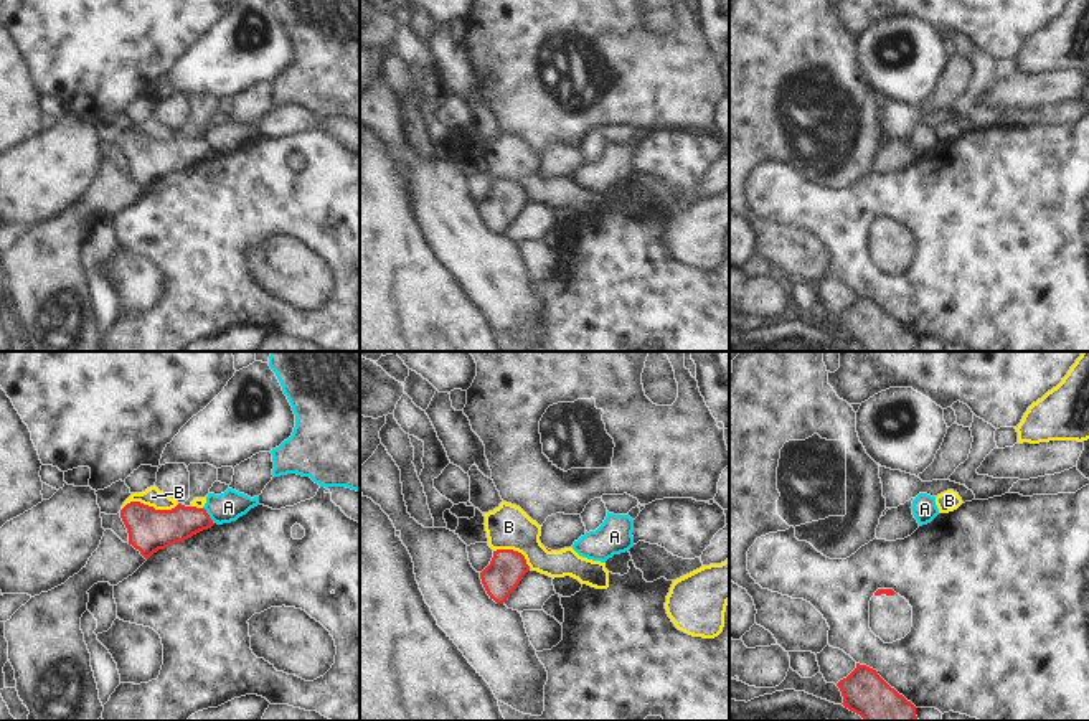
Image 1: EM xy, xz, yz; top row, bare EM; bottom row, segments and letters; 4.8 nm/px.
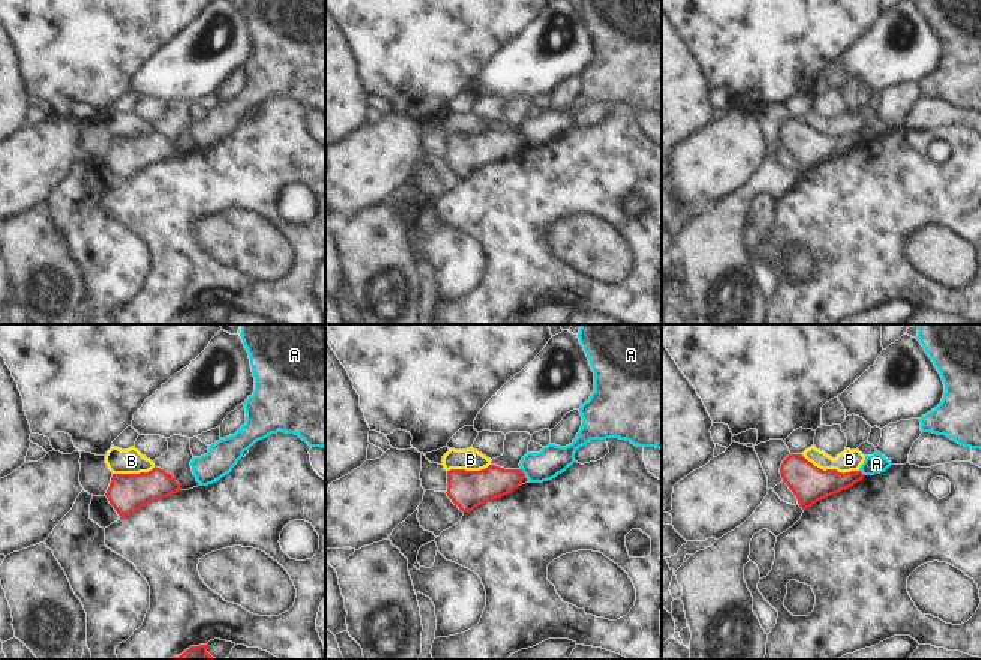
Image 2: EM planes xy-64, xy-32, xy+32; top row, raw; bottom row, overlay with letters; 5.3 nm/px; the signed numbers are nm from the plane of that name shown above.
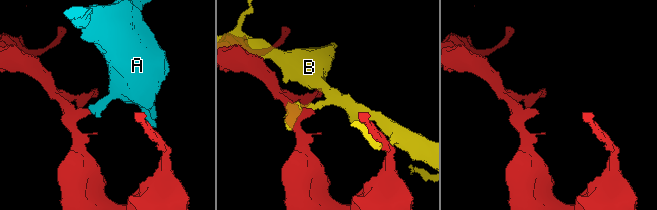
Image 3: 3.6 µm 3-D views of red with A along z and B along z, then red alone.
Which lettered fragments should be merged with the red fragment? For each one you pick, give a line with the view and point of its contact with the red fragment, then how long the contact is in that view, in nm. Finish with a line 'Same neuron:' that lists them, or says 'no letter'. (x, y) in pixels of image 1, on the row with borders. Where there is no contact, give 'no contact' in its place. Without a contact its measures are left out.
Same neuron: no letter

